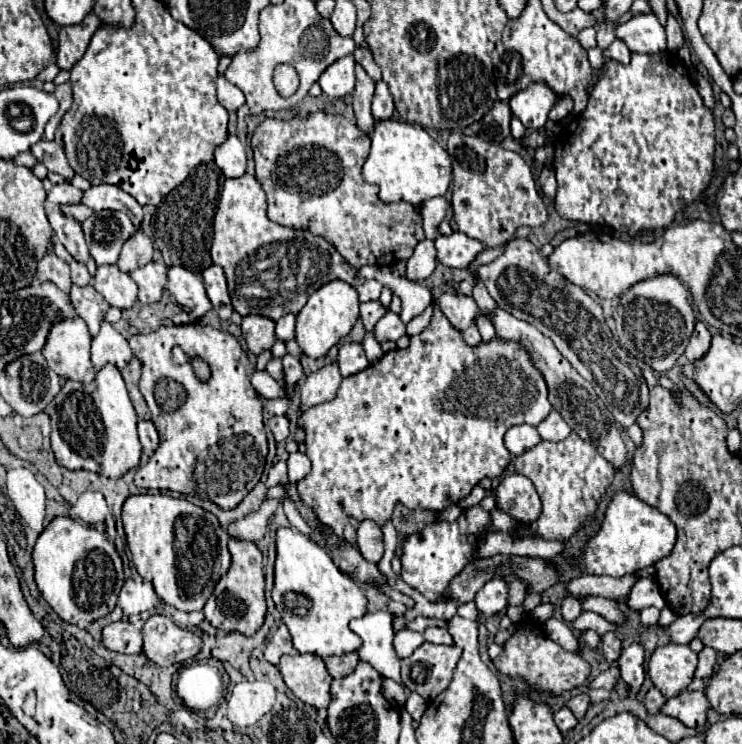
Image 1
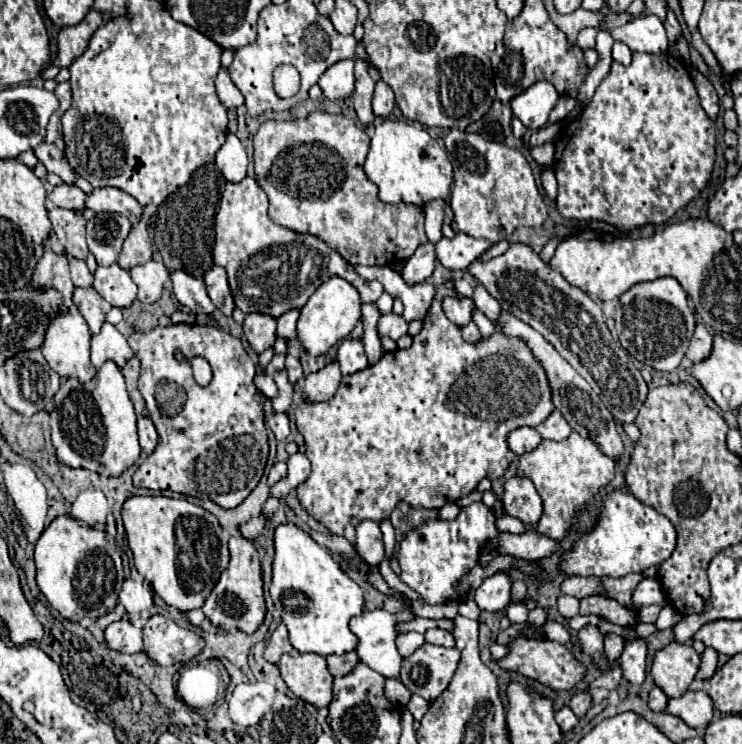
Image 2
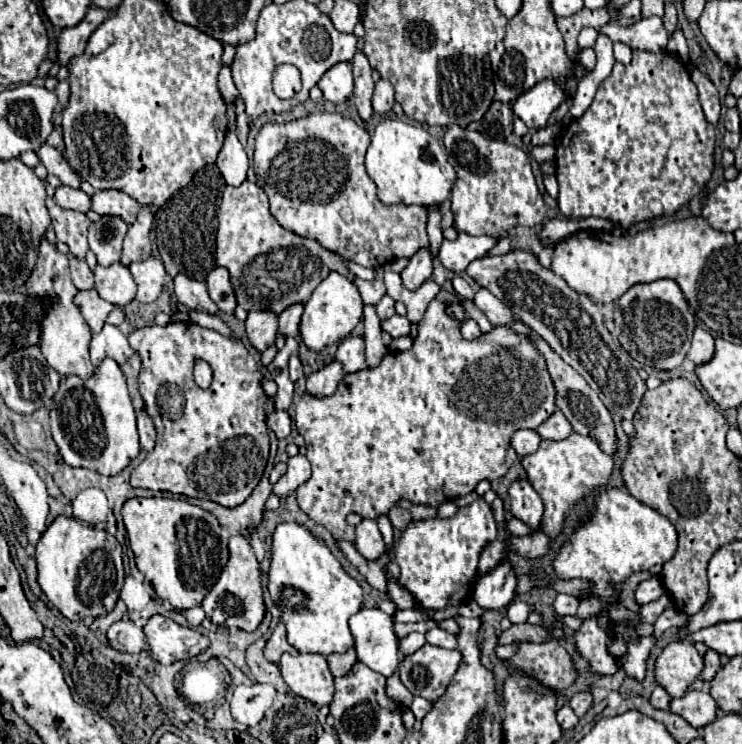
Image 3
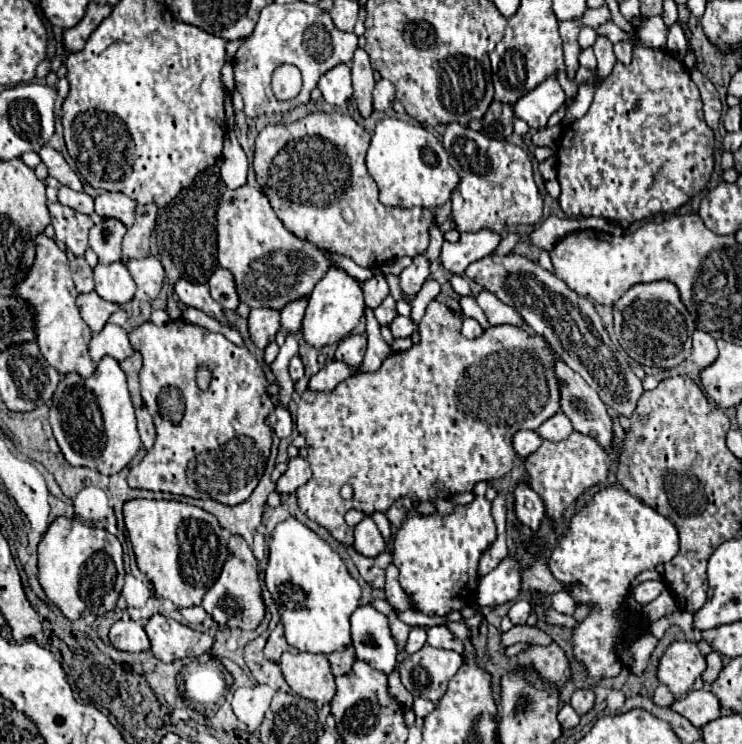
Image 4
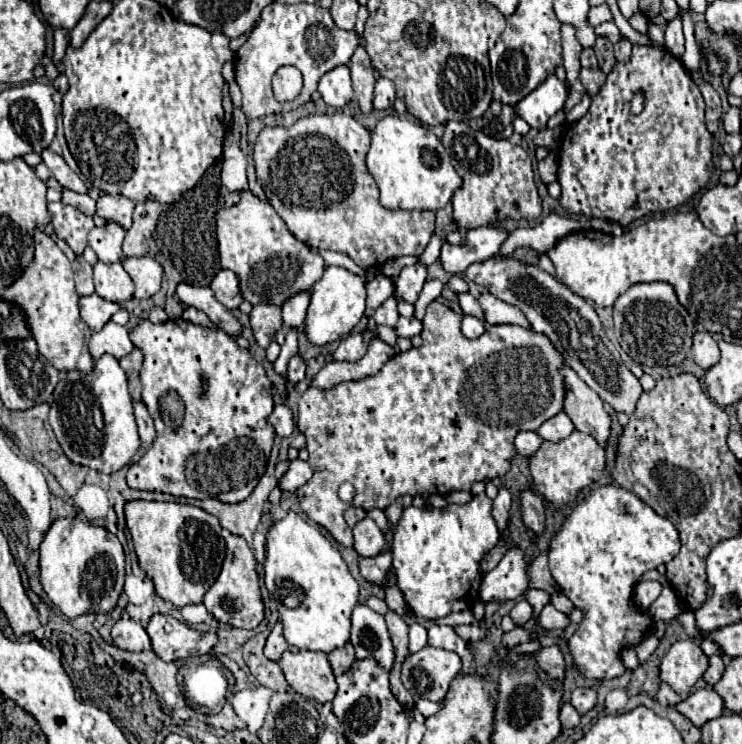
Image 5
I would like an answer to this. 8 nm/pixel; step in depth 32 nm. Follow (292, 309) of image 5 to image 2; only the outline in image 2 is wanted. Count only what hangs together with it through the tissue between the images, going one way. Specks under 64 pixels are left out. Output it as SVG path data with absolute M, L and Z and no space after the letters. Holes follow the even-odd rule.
M292 310L286 312L284 316L278 318L278 328L276 328L276 336L284 338L284 340L294 340L296 338L296 322L298 322L300 310Z

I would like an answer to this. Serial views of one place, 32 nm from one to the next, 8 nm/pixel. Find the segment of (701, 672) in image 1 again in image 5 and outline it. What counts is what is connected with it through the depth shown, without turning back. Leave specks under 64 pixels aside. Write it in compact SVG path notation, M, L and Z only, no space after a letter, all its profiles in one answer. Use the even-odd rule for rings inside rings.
M714 654L714 656L710 656L708 658L708 670L704 672L704 680L706 680L706 684L716 684L716 680L720 680L720 676L722 676L722 672L724 672L724 662L722 662L722 656L718 656L718 654Z

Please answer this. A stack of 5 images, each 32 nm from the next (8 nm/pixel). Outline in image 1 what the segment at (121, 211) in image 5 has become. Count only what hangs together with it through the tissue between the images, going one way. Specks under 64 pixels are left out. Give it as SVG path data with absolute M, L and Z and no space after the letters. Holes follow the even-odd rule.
M96 184L84 190L82 204L86 204L92 210L122 210L128 212L128 218L140 226L142 222L142 206L124 190L112 186L112 184Z

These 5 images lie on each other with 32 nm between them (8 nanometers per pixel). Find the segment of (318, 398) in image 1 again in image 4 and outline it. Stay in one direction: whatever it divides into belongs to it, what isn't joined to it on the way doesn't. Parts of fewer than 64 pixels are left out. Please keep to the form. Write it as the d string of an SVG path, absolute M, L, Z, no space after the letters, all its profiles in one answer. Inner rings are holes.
M330 362L318 374L310 376L308 390L314 390L314 392L332 392L350 374L352 374L352 370L344 362Z

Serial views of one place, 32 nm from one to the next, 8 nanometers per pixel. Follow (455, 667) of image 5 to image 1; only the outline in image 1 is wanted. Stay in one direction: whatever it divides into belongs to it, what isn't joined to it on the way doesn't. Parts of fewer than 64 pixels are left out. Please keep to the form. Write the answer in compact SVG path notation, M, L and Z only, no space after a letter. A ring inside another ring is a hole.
M424 642L412 656L400 660L406 688L420 694L424 700L436 698L448 688L460 654L462 650L456 644L444 646Z

